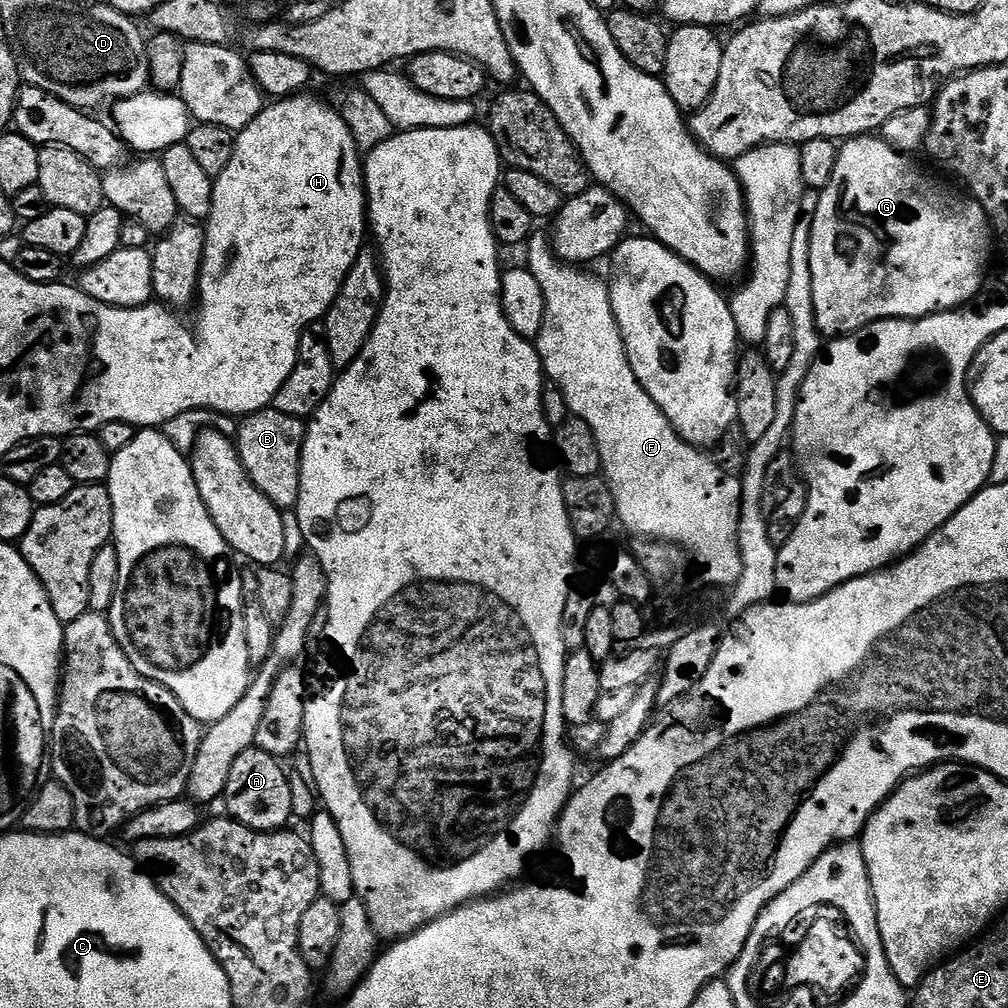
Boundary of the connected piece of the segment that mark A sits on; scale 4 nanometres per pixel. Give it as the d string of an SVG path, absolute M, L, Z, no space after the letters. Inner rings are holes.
M255 746L238 754L222 797L231 819L259 832L279 832L291 825L288 823L292 820L292 784L280 764L283 763L277 757Z

